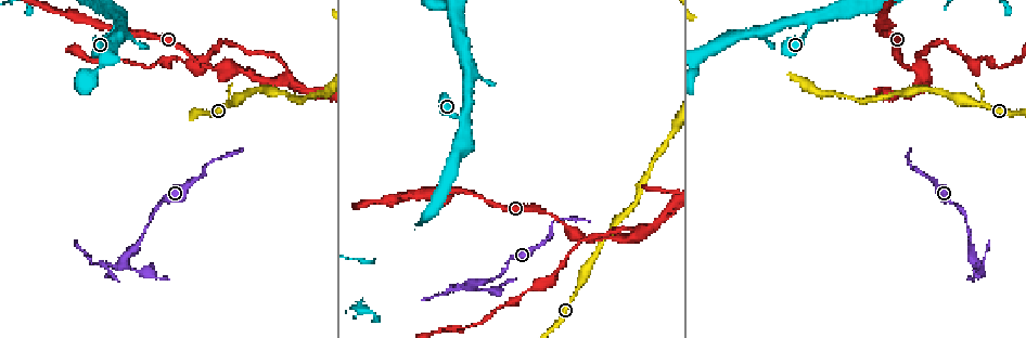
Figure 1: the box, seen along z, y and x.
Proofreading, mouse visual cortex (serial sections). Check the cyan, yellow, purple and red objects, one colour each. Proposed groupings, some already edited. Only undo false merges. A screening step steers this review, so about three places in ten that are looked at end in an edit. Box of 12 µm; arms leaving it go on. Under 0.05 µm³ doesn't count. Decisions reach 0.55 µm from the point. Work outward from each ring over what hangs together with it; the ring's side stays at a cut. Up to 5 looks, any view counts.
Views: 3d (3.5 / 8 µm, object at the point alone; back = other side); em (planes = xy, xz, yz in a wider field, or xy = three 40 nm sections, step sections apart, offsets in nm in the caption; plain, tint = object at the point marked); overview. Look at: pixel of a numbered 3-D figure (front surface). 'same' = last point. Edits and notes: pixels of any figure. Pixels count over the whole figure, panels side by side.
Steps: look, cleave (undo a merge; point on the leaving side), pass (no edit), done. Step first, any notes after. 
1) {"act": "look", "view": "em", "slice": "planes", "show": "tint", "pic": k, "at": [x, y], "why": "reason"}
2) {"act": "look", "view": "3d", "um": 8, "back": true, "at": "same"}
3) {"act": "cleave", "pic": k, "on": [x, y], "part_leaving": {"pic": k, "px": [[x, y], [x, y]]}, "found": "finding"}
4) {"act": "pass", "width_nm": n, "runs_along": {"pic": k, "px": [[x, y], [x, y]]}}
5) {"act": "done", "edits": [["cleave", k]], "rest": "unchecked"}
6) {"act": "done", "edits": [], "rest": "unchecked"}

{"act": "look", "view": "3d", "um": 3.5, "pic": 1, "at": [467, 113], "why": "sharp bend"}

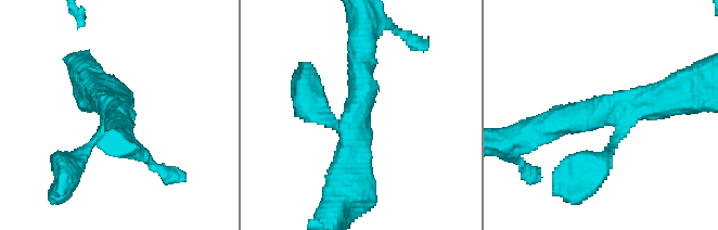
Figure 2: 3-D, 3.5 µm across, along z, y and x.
{"act": "look", "view": "em", "slice": "xy", "step": 2, "show": "tint", "pic": 2, "at": [604, 115], "why": "shape alone is not enough"}

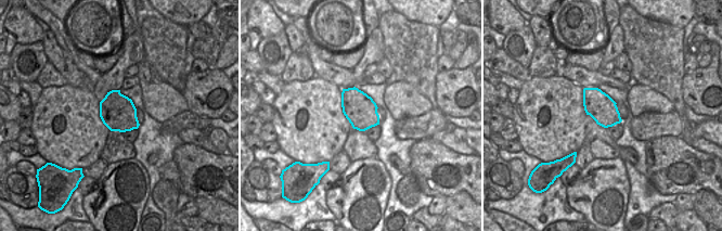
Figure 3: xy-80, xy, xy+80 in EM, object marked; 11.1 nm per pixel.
{"act": "look", "view": "em", "slice": "planes", "show": "tint", "at": "same", "why": "cut it another way"}

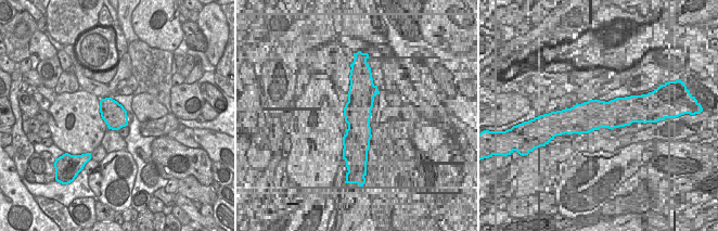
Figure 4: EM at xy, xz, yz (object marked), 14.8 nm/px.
{"act": "pass", "arm_widths_nm": [150, 400, 450], "runs_along": {"pic": 2, "px": [[315, 110], [358, 124], [361, 46]]}, "found": "all the same cell"}

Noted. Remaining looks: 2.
{"act": "look", "view": "3d", "um": 3.5, "pic": 1, "at": [288, 79]}

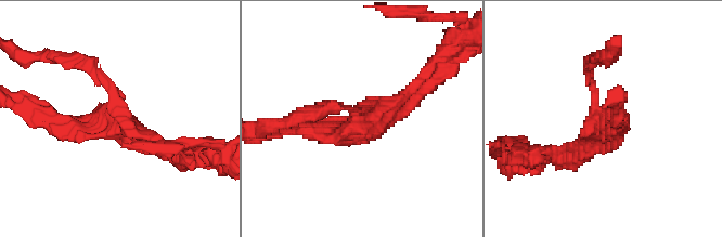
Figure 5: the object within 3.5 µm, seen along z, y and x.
{"act": "look", "view": "em", "slice": "xy", "step": 2, "show": "tint", "pic": 5, "at": [363, 127], "arms": 3, "arm_widths_nm": [100, 200, 200], "why": "need the tissue"}

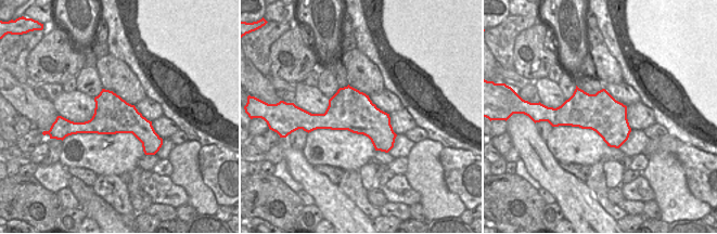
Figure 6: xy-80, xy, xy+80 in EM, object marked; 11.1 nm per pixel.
{"act": "cleave", "pic": 5, "on": [190, 141], "part_leaving": {"pic": 5, "px": [[119, 114], [86, 63], [42, 56]]}, "found": "two cells meet here"}

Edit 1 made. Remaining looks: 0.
{"act": "done", "edits": [["cleave", 5]], "rest": "unchecked"}

